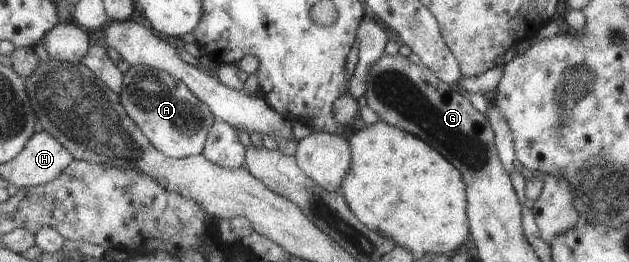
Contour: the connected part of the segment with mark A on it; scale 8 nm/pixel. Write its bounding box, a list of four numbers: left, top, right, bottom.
[121,65,216,159]

